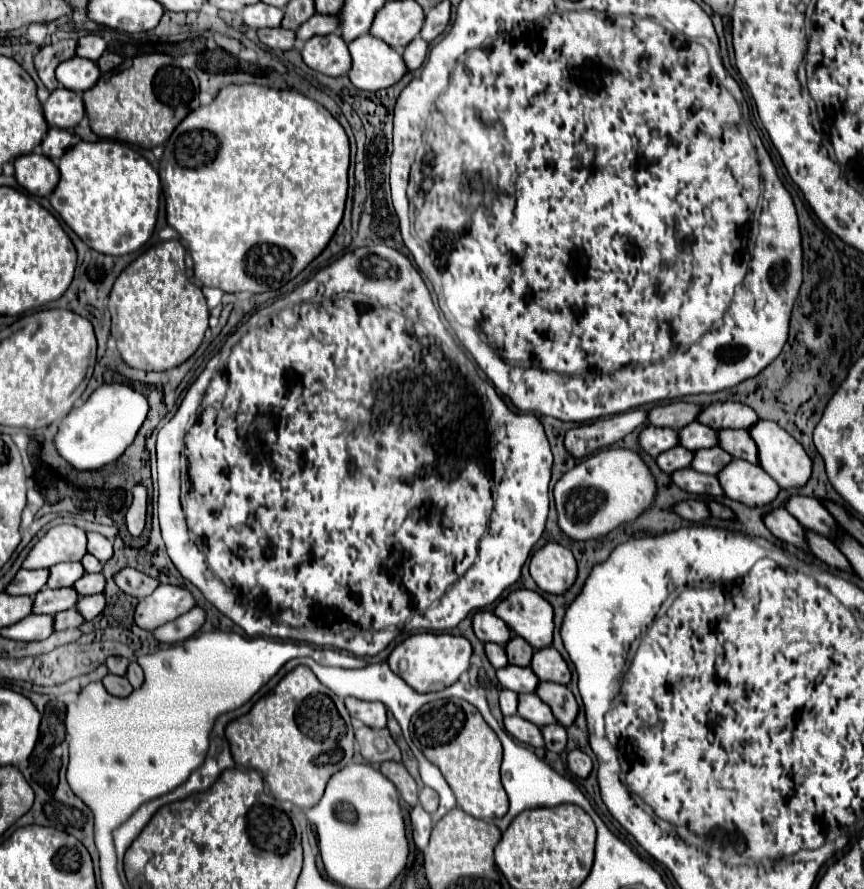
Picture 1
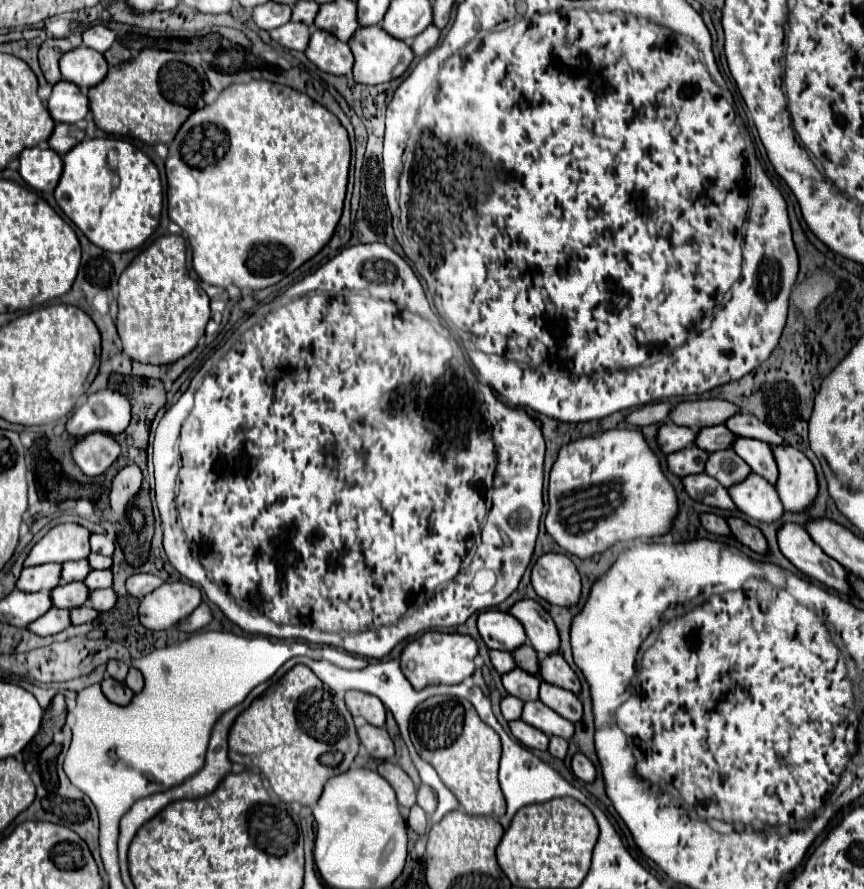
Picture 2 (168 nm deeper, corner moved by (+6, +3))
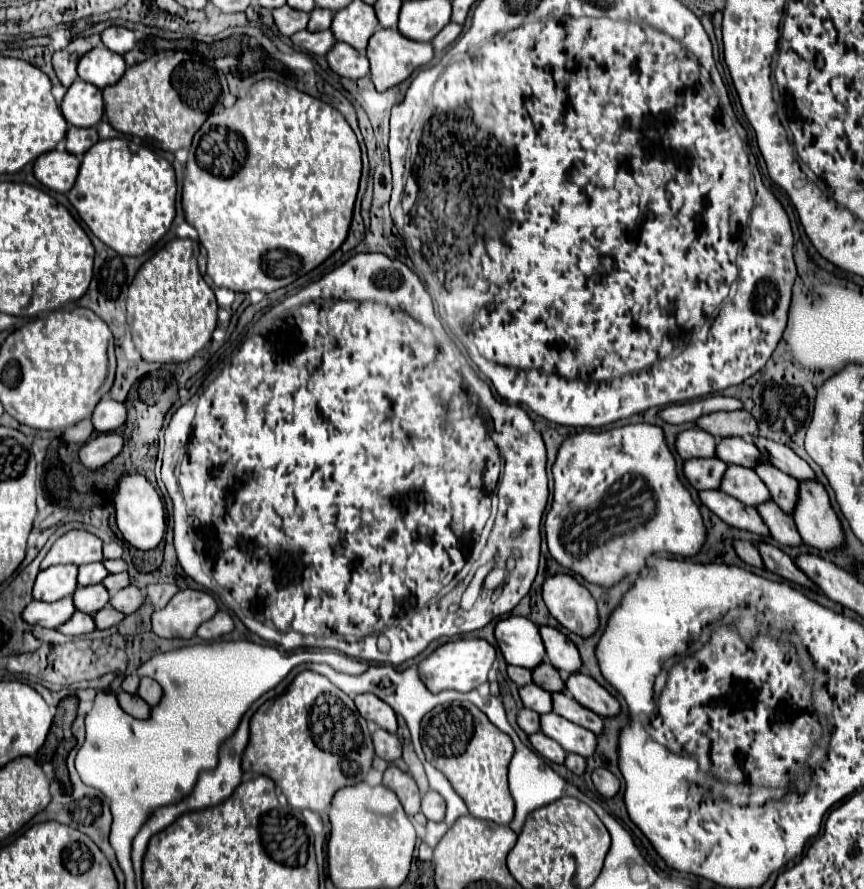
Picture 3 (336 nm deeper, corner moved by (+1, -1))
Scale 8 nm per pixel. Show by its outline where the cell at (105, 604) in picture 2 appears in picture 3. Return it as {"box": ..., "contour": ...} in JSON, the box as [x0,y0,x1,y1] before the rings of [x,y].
{"box":[111,586,145,614],"contour":[[[127,586],[125,590],[117,592],[115,596],[111,596],[111,606],[123,614],[133,614],[137,612],[143,604],[145,604],[145,594],[141,588],[137,586]]]}

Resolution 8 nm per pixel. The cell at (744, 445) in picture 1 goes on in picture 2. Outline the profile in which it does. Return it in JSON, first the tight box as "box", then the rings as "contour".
{"box":[732,438,778,484],"contour":[[[736,438],[732,444],[732,450],[752,468],[752,472],[764,476],[772,484],[776,482],[778,468],[770,452],[770,446],[766,442],[760,442],[754,438]]]}

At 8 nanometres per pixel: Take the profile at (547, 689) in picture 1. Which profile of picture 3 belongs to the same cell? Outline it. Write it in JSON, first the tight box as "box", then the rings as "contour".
{"box":[553,692,605,734],"contour":[[[565,692],[553,694],[553,710],[555,710],[559,716],[567,718],[569,722],[579,724],[579,726],[583,726],[583,728],[587,728],[587,730],[591,730],[591,732],[595,732],[595,734],[601,734],[601,732],[603,732],[603,726],[605,726],[603,718],[597,716],[595,712],[591,712],[589,708],[581,706],[575,698],[571,698],[571,696],[565,694]]]}

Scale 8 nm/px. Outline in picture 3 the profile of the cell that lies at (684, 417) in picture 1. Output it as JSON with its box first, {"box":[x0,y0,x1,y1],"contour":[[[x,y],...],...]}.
{"box":[697,410,757,438],"contour":[[[747,410],[735,412],[713,412],[697,420],[697,426],[715,438],[749,438],[757,434],[757,422]]]}

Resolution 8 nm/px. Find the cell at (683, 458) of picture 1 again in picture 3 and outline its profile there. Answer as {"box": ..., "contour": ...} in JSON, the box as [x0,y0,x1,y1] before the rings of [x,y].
{"box":[683,458,727,490],"contour":[[[693,458],[687,460],[683,472],[689,484],[695,490],[717,490],[721,486],[721,478],[727,470],[727,464],[719,458]]]}

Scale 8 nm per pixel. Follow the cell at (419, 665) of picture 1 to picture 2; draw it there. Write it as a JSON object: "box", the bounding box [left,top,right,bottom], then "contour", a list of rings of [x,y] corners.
{"box":[400,630,478,690],"contour":[[[430,630],[406,644],[406,648],[400,654],[400,668],[414,690],[438,684],[458,684],[472,676],[476,654],[478,654],[478,644],[474,638],[458,632]]]}

